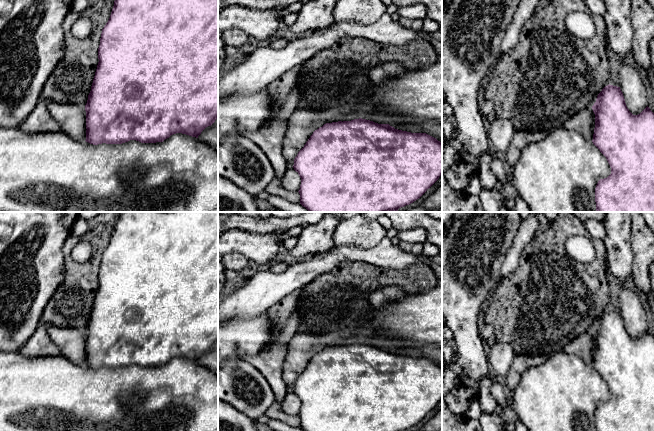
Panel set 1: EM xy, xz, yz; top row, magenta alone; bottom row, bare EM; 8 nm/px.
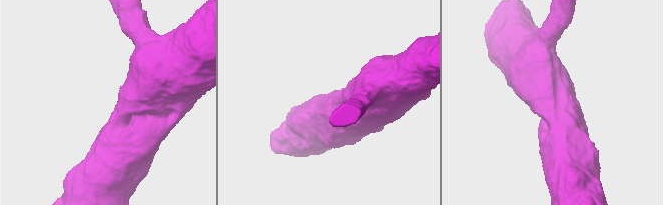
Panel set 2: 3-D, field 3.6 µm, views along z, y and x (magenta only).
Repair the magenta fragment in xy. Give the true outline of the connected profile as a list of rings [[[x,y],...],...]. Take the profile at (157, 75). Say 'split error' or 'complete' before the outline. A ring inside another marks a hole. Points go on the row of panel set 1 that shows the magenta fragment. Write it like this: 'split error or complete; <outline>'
complete; [[[115,0],[110,18],[102,29],[98,59],[85,105],[85,141],[90,144],[122,144],[130,140],[156,143],[163,142],[176,133],[198,138],[201,132],[218,118],[218,0]]]

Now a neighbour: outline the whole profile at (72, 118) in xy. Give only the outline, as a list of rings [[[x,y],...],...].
[[[46,101],[51,116],[60,125],[61,131],[77,141],[86,140],[85,107]]]

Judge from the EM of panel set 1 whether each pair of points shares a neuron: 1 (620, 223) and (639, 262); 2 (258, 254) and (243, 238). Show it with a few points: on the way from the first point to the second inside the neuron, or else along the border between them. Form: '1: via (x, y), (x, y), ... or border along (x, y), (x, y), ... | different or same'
1: border along (631, 222), (630, 242), (633, 269) | different
2: via (255, 250), (247, 242) | same

